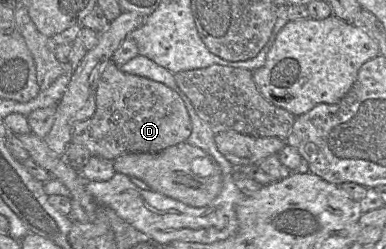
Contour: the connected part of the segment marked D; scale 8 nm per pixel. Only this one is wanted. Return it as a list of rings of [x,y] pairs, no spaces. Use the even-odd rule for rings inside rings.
[[[112,61],[101,73],[95,103],[94,114],[74,125],[71,141],[104,159],[130,152],[160,152],[186,142],[192,132],[190,115],[177,92],[161,82],[125,73]]]

